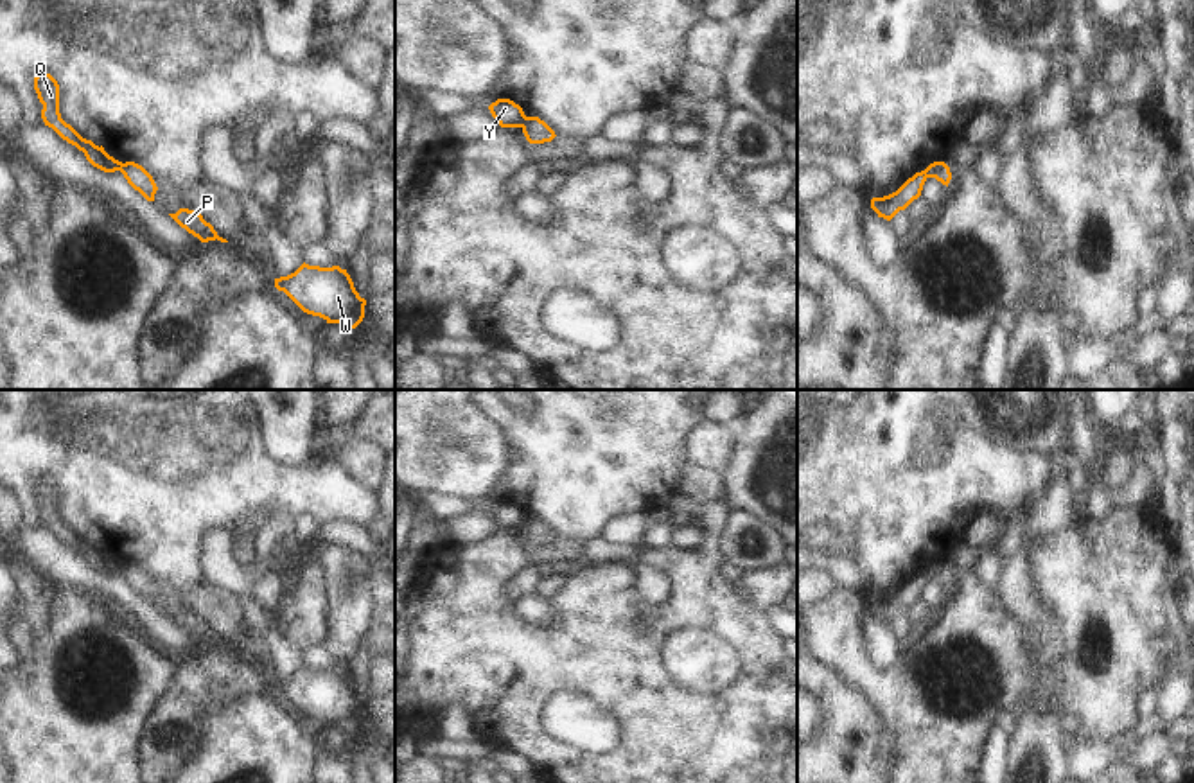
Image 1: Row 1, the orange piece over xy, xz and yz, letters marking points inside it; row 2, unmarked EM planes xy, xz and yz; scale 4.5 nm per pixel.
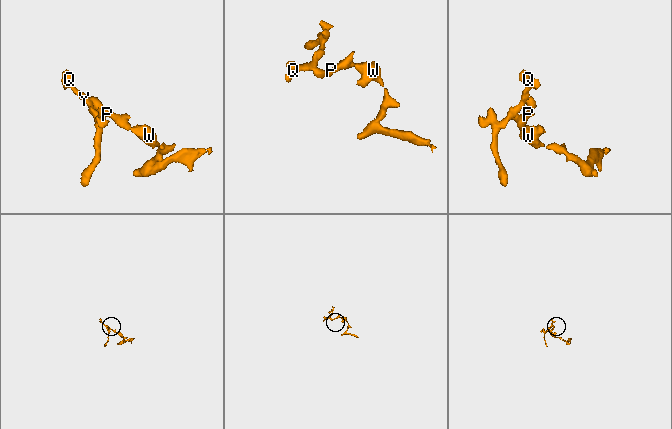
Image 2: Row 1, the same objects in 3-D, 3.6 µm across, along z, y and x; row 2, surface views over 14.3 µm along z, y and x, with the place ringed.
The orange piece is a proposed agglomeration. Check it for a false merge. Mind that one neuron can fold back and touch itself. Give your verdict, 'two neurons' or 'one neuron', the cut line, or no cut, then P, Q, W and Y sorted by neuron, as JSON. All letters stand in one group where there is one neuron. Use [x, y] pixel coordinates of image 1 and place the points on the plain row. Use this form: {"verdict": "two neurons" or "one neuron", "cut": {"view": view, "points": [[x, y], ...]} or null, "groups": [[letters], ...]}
{"verdict": "two neurons", "cut": {"view": "xz", "points": [[526, 519], [519, 528]]}, "groups": [["P", "W"], ["Q", "Y"]]}

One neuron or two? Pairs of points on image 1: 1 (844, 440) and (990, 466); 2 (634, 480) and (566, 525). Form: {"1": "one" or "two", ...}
{"1": "one", "2": "one"}

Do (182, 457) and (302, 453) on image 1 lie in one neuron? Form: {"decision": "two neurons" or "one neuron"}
{"decision": "two neurons"}

